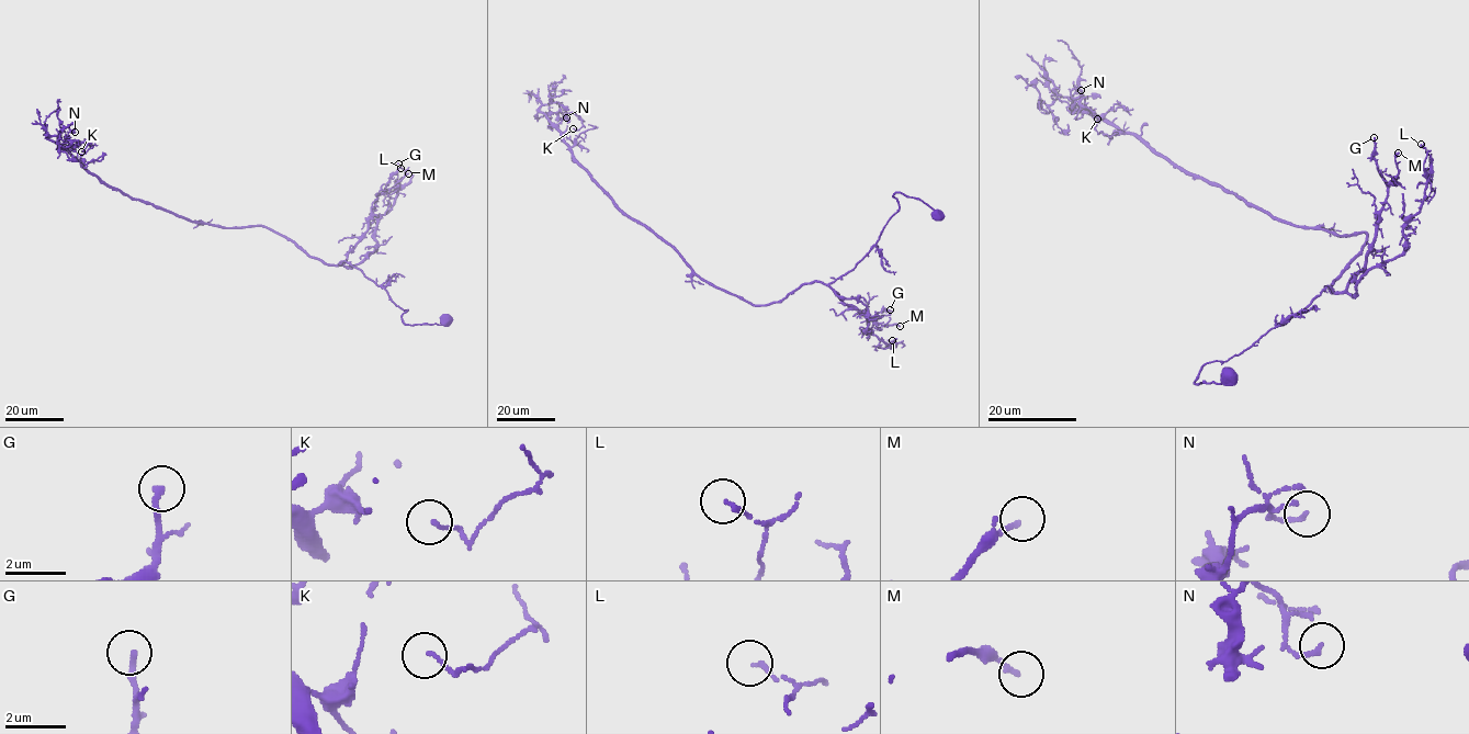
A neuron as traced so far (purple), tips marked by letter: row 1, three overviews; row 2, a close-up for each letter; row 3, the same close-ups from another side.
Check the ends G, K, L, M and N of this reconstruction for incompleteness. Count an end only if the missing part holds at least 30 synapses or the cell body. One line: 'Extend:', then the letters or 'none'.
Extend: none

